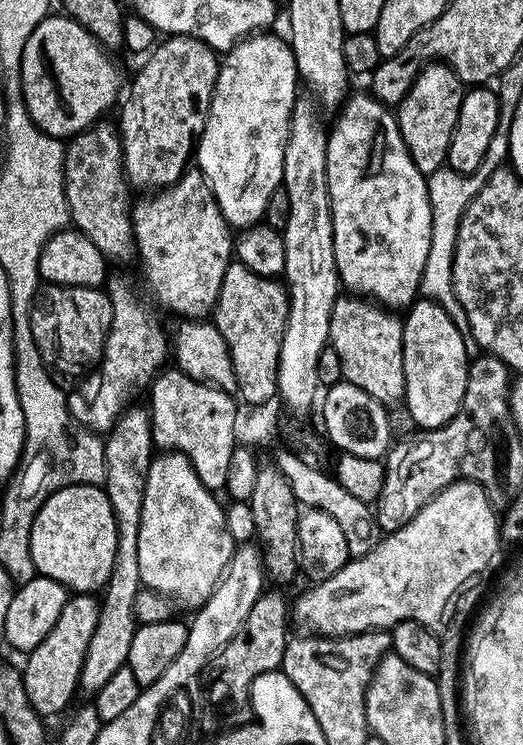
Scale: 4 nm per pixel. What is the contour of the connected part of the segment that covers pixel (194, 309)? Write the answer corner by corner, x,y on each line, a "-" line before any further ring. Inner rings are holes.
198,170
185,171
178,182
153,192
131,205
132,229
136,235
136,256
152,296
180,318
204,318
216,307
222,278
234,260
234,232
214,198
208,180

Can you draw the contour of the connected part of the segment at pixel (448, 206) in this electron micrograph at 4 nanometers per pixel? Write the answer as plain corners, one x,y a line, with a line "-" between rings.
441,170
427,177
428,197
430,198
430,254
426,254
426,266
422,270
419,295
425,300
433,300
446,314
450,314
450,322
458,326
458,330
470,333
470,318
466,318
466,310
462,310
462,302
458,302
458,294
454,290
454,250
458,242
458,226
462,222
462,214
466,206
482,190
483,179
469,178
463,172

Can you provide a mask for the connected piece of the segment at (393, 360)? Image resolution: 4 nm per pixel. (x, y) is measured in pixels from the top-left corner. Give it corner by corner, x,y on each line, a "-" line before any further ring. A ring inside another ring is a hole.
344,294
330,310
328,343
338,350
342,377
366,390
379,404
391,406
404,399
404,325
395,311
363,296

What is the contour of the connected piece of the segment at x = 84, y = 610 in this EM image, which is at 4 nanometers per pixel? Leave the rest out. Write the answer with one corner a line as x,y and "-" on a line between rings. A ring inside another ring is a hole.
69,595
66,606
62,606
62,614
58,614
58,622
54,622
54,630
50,630
39,646
27,653
25,660
28,661
22,664
26,698
30,698
30,706
34,706
41,718
58,715
78,696
82,664
90,646
90,638
94,638
99,614
100,606
95,595

